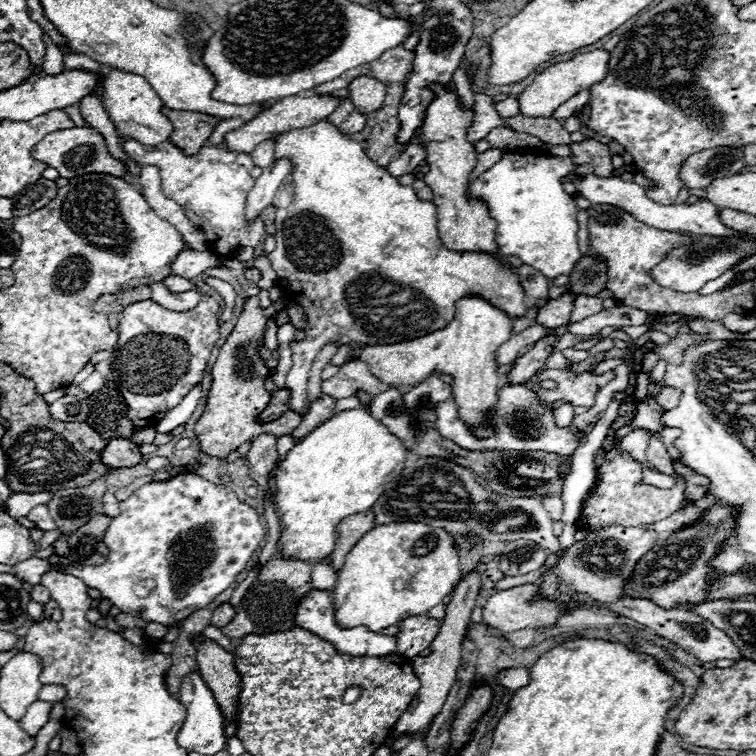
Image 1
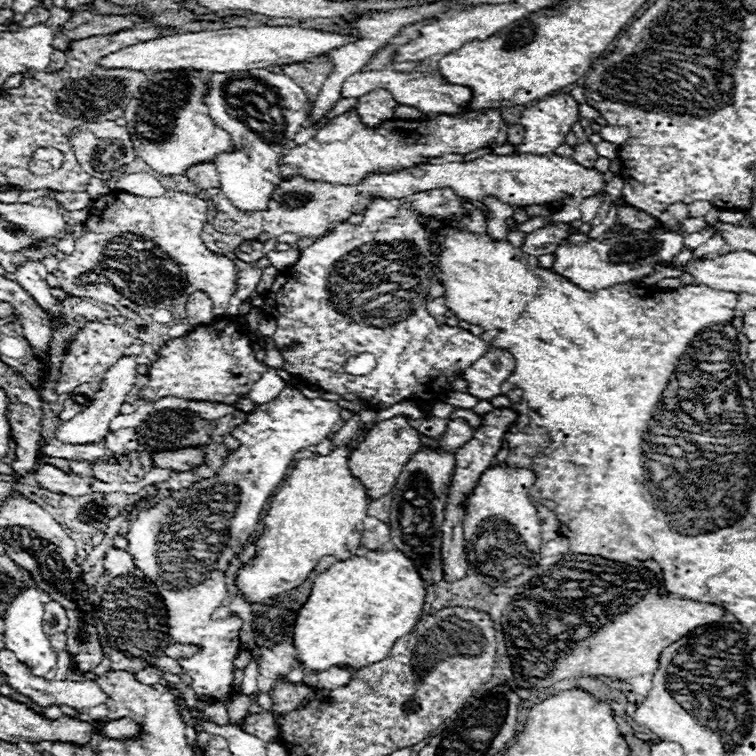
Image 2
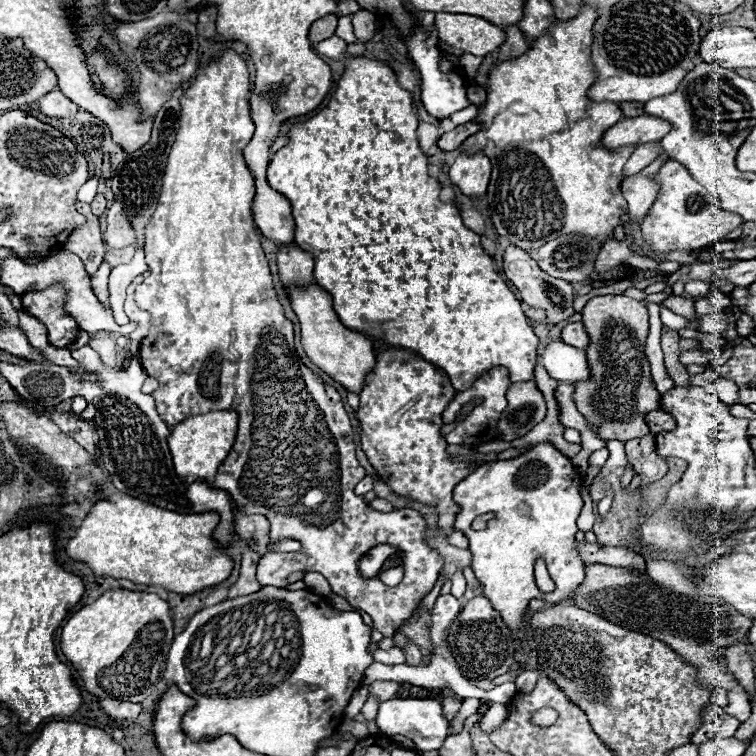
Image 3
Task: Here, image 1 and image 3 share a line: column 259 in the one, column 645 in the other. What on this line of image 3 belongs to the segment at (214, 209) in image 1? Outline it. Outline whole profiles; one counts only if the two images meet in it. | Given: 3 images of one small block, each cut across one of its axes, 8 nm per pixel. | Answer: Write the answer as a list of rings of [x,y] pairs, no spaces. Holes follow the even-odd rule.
[[[670,160],[656,172],[656,182],[660,184],[658,196],[650,214],[642,222],[642,240],[654,252],[670,252],[670,250],[700,250],[706,248],[738,226],[742,226],[742,218],[738,214],[726,212],[720,208],[718,200],[700,186],[684,166]]]

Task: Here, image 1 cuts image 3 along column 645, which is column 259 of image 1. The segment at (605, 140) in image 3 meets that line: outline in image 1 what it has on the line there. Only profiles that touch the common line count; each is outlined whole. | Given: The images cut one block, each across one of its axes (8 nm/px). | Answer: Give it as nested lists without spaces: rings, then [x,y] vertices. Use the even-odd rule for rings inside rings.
[[[288,96],[288,98],[282,98],[282,100],[278,100],[270,110],[260,112],[252,122],[246,122],[244,126],[240,126],[240,128],[228,132],[228,134],[224,136],[226,150],[250,154],[260,142],[270,140],[272,136],[278,136],[278,134],[284,134],[284,132],[290,132],[290,130],[308,128],[308,126],[312,126],[312,124],[324,120],[326,116],[330,116],[330,114],[334,112],[336,106],[338,106],[338,100],[336,100],[336,98],[330,98],[330,96],[310,96],[310,98]]]

